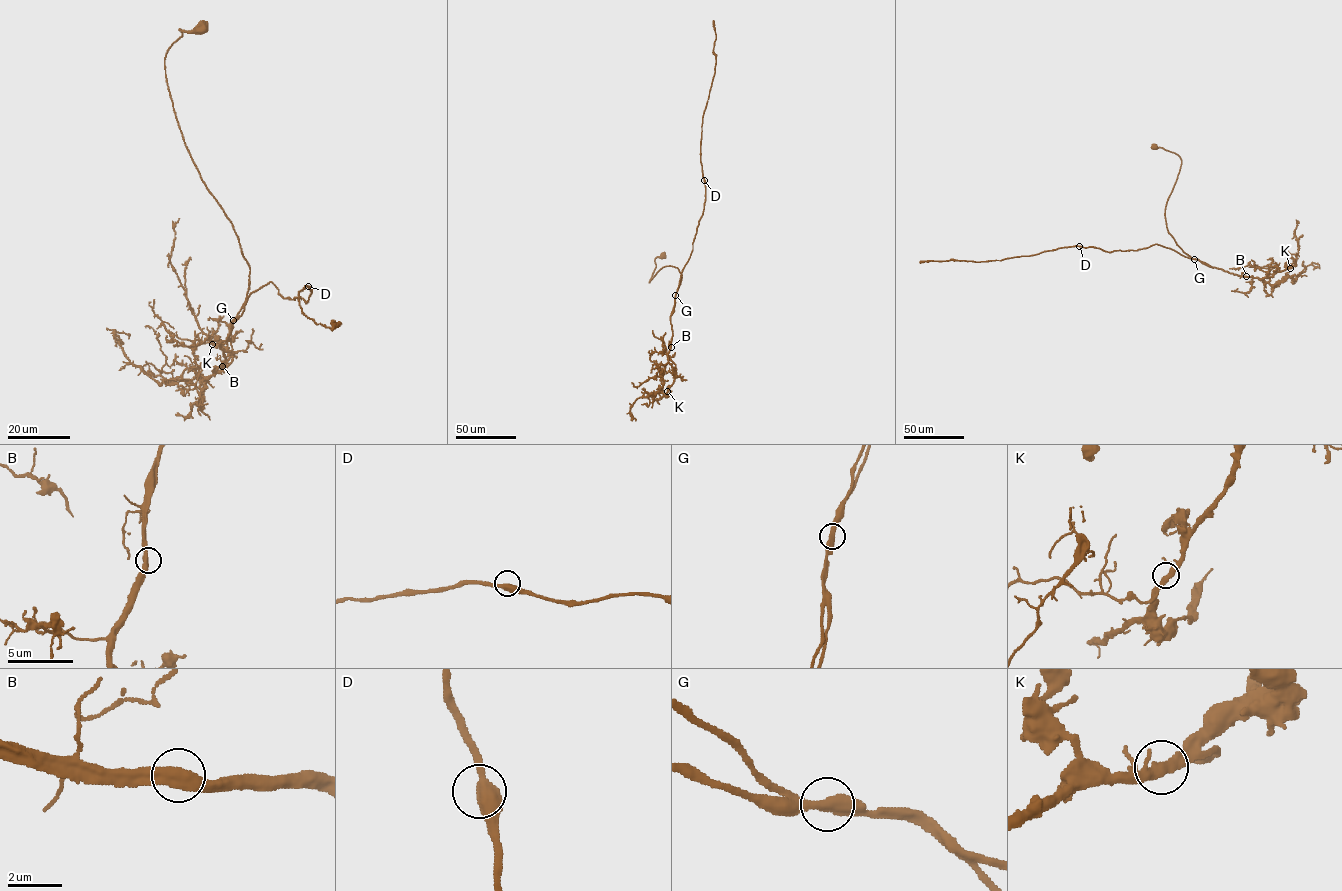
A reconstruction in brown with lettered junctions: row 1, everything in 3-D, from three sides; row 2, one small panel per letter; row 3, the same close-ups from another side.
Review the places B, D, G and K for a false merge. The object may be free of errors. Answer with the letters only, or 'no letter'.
no letter

